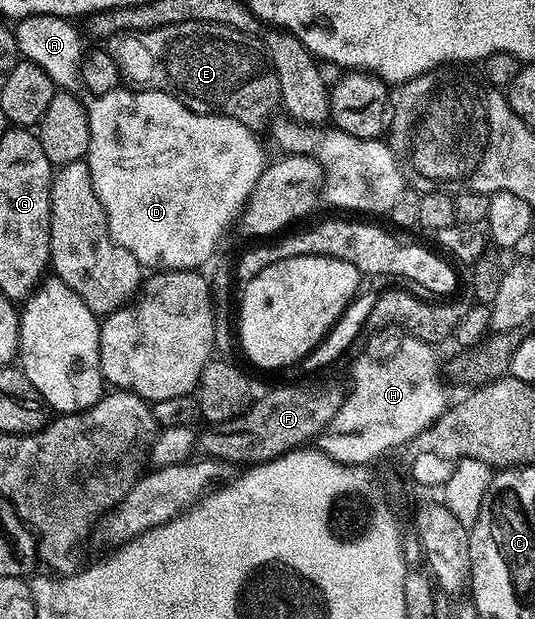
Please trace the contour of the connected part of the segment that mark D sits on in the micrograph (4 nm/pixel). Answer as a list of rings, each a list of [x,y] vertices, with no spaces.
[[[119,87],[108,91],[108,95],[95,97],[86,105],[86,114],[90,123],[90,146],[85,155],[86,166],[92,175],[92,187],[96,191],[96,199],[106,212],[106,222],[110,228],[112,239],[128,251],[140,262],[143,267],[150,271],[169,271],[171,269],[197,270],[218,249],[218,244],[226,237],[226,232],[241,218],[246,201],[252,195],[256,183],[260,179],[264,168],[262,161],[262,145],[259,138],[250,132],[236,119],[221,117],[219,113],[197,113],[186,106],[179,97],[173,97],[159,89],[138,89],[135,91],[130,87]]]

